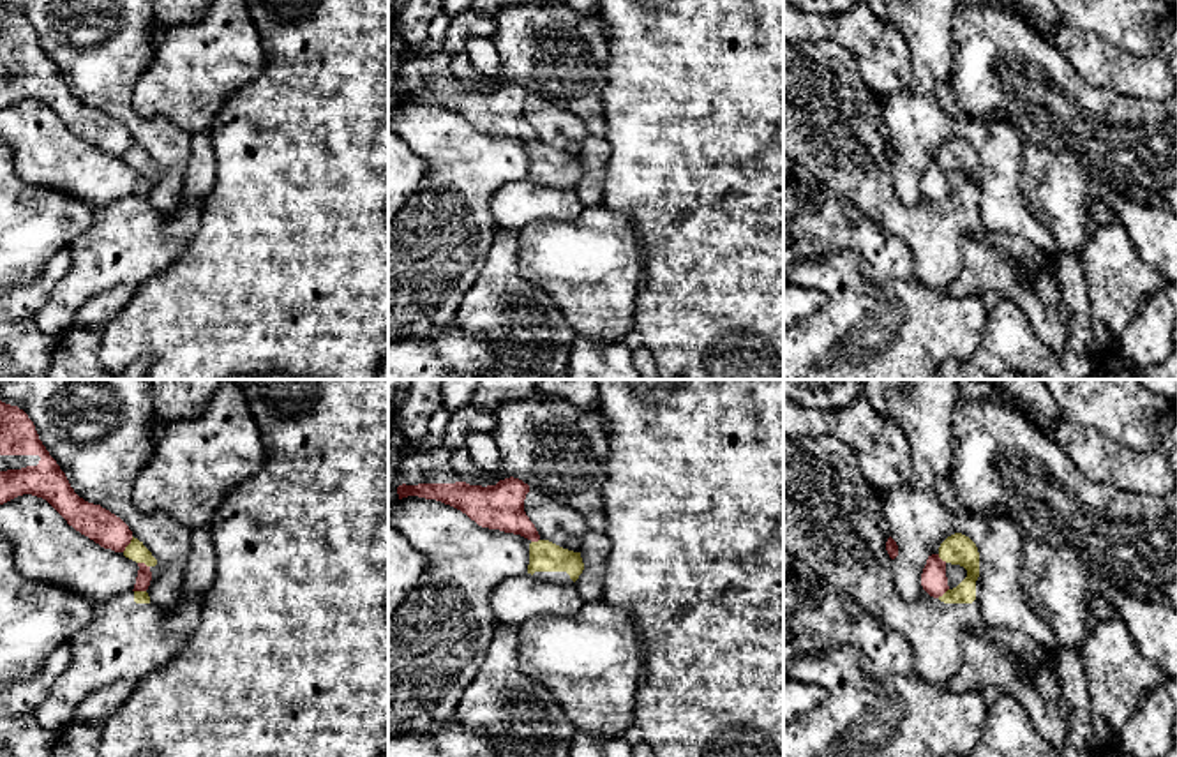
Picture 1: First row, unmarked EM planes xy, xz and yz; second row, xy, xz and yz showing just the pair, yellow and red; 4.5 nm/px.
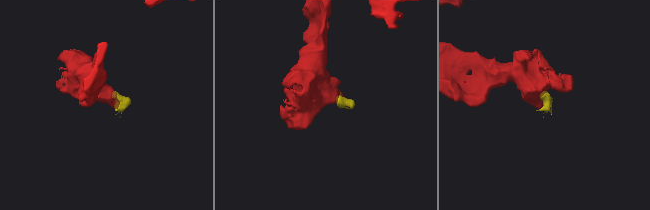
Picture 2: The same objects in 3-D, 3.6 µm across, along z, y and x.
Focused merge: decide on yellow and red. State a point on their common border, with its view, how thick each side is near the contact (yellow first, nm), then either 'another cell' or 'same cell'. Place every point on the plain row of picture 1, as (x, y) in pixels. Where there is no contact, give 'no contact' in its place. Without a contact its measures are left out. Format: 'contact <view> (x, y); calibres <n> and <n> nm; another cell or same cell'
contact xy (129, 149); calibres 90 and 160 nm; another cell

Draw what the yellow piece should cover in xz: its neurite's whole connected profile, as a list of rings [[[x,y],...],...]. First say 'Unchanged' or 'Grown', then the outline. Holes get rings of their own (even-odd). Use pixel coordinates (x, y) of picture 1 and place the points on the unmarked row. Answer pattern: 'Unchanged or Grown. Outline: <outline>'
Grown. Outline: [[[549,145],[529,148],[528,178],[549,187],[575,187],[584,175],[581,157],[563,154]]]

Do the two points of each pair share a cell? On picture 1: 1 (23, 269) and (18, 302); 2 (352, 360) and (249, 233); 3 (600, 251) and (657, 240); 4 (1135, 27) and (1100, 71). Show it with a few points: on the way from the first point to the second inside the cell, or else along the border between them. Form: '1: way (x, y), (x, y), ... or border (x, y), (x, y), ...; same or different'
1: border (53, 258), (32, 281), (18, 288); different
2: way (336, 329), (270, 265); same
3: border (614, 210), (636, 235), (643, 258), (639, 286); different
4: border (1079, 30), (1094, 30), (1133, 53), (1158, 52); different

